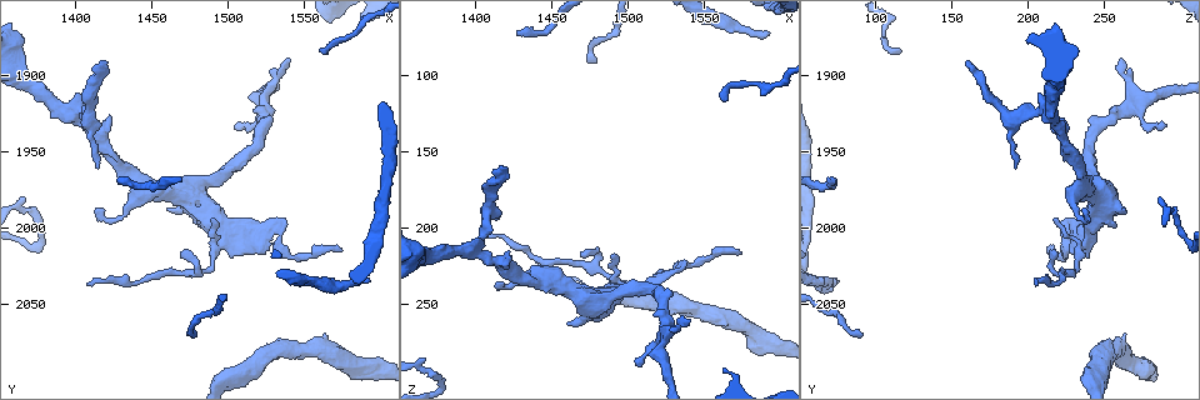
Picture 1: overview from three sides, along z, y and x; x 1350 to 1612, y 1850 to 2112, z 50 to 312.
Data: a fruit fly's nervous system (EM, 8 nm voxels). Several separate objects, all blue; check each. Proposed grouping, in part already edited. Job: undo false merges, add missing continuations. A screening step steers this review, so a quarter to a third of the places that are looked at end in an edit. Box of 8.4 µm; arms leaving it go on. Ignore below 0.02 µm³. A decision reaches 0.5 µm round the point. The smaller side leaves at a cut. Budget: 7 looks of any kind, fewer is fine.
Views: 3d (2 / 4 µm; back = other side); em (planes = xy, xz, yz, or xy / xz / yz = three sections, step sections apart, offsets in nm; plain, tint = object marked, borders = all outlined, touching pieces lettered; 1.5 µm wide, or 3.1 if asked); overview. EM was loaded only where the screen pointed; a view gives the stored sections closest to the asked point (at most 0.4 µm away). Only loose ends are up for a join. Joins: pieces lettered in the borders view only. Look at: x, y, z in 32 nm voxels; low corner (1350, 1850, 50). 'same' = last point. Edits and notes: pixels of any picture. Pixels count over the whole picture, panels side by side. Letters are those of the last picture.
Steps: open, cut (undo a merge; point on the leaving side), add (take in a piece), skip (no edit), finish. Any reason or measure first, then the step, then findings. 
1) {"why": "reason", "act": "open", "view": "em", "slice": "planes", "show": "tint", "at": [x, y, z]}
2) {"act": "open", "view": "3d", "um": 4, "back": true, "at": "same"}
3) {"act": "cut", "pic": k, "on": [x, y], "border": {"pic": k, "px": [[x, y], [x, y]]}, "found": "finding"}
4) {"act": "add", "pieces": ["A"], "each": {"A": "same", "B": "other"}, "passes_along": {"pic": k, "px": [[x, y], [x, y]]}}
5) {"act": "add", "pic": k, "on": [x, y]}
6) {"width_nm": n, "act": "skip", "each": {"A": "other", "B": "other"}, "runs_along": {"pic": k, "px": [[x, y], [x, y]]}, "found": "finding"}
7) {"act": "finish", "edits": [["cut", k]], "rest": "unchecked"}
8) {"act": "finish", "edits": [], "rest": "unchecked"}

{"why": "calibre changes", "act": "open", "view": "3d", "um": 4, "at": [1492, 1998, 242]}

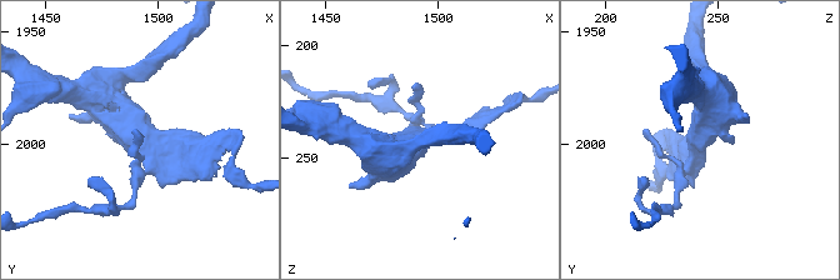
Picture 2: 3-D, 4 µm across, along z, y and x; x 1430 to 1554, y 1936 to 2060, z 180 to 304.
{"why": "shape alone is not enough", "act": "open", "view": "em", "um": 3.1, "slice": "xy", "step": 8, "show": "tint", "at": [1490, 1998, 242]}

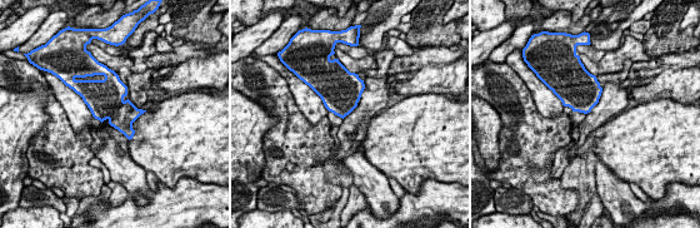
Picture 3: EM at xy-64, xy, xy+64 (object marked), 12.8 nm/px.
{"why": "another direction", "act": "open", "view": "em", "um": 3.1, "slice": "planes", "show": "borders", "at": "same"}

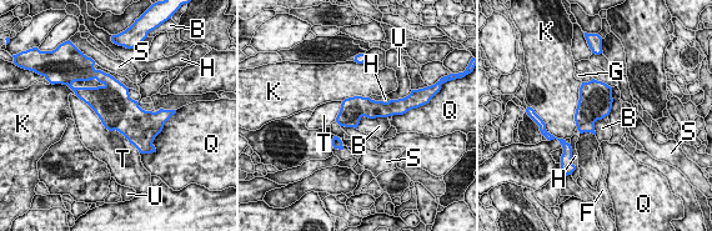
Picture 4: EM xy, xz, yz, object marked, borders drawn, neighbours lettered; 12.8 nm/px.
{"width_nm": 320, "longest_contact_nm": ["T", 1050], "act": "skip", "each": {"B": "other", "F": "other", "G": "other", "H": "other", "K": "other", "Q": "other", "S": "other", "T": "other", "U": "other"}, "found": "continuous, no second cell"}

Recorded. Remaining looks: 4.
{"why": "an open end", "act": "open", "view": "3d", "um": 2, "back": true, "at": [1540, 1888, 260]}

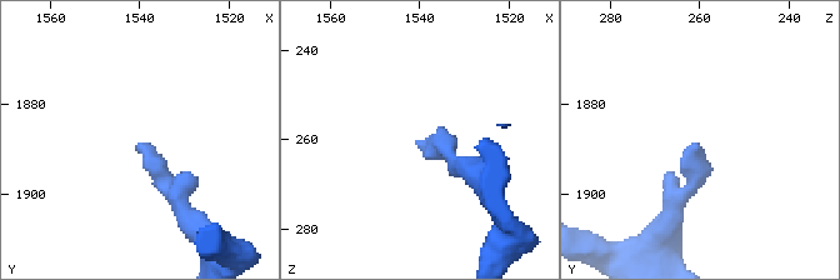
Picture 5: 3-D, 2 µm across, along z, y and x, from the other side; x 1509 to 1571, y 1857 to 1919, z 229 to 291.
{"act": "open", "view": "em", "slice": "planes", "show": "tint", "at": [1540, 1889, 262]}

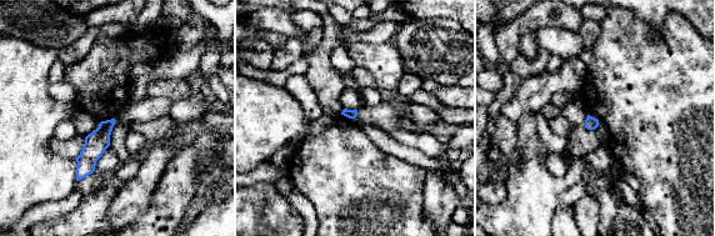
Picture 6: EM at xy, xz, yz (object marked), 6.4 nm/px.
{"why": "see the neighbours", "act": "open", "view": "em", "slice": "planes", "show": "borders", "at": "same"}

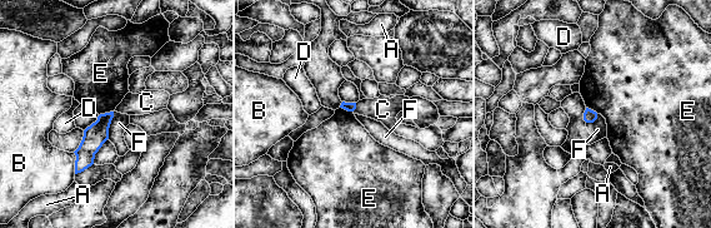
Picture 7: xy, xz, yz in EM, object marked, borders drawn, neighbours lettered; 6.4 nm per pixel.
{"longest_contact_nm": ["F", 190], "act": "add", "pieces": ["C"], "each": {"A": "other", "B": "other", "C": "same", "D": "other", "E": "other", "F": "other"}, "found": "it goes on there"}

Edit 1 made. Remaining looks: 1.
{"act": "finish", "edits": [["add", 7]], "rest": "unchecked"}

